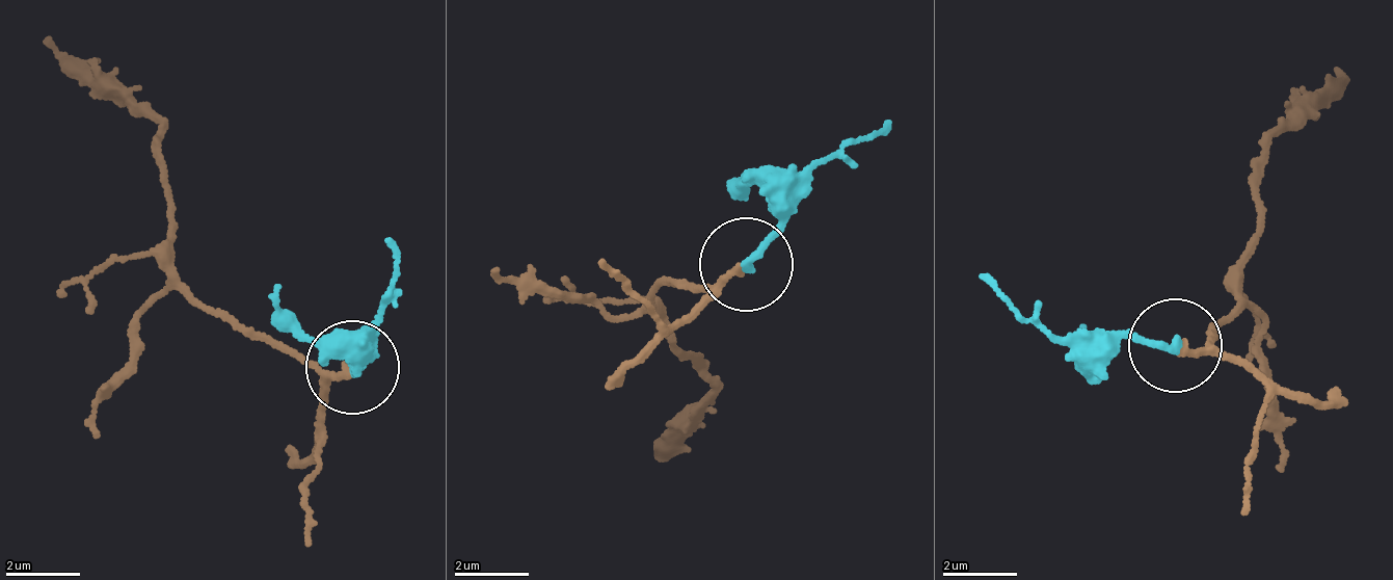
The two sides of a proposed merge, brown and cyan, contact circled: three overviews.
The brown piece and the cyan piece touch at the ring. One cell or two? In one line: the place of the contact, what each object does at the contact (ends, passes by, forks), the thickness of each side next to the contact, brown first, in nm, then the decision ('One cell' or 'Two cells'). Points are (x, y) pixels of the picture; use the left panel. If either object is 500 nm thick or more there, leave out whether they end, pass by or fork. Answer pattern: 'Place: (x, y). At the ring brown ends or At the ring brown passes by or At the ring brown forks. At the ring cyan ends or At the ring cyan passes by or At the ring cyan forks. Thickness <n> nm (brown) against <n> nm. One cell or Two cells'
Place: (352, 367). At the ring brown passes by. At the ring cyan ends. Thickness 130 nm (brown) against 220 nm. One cell

